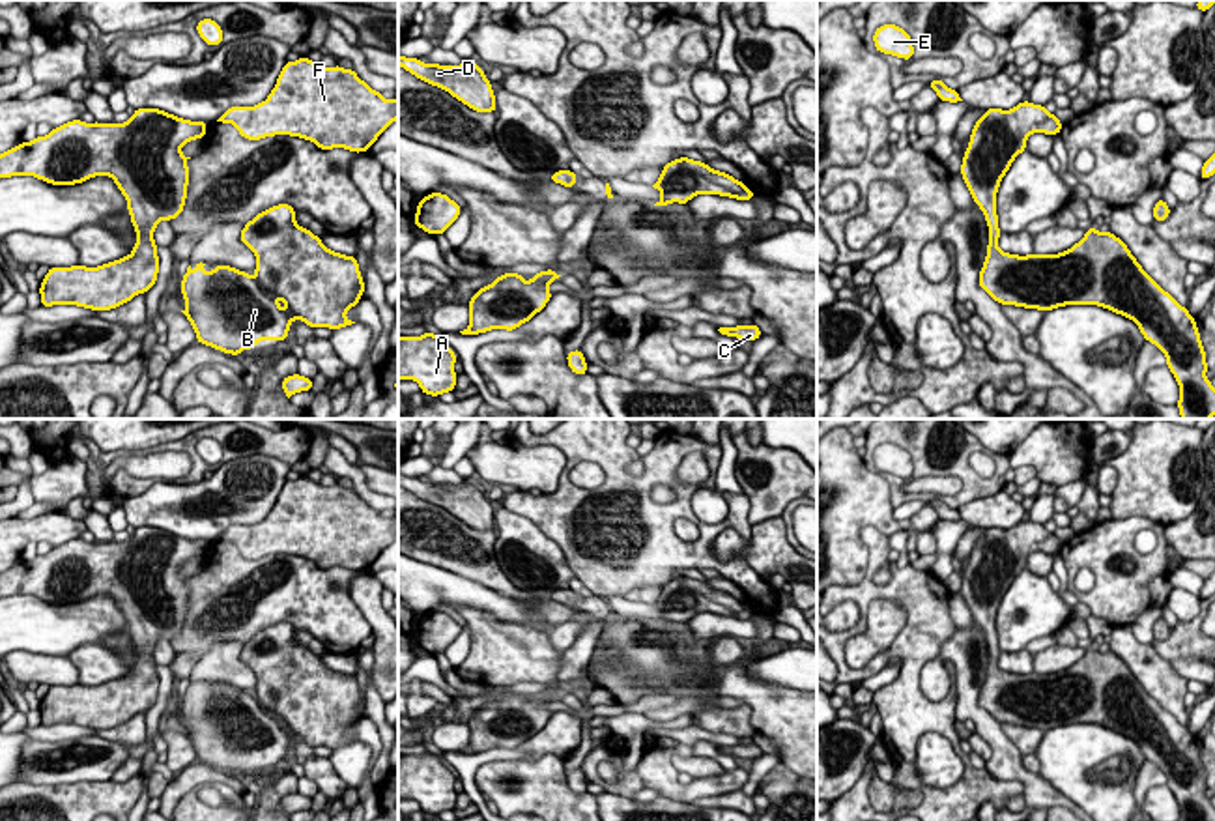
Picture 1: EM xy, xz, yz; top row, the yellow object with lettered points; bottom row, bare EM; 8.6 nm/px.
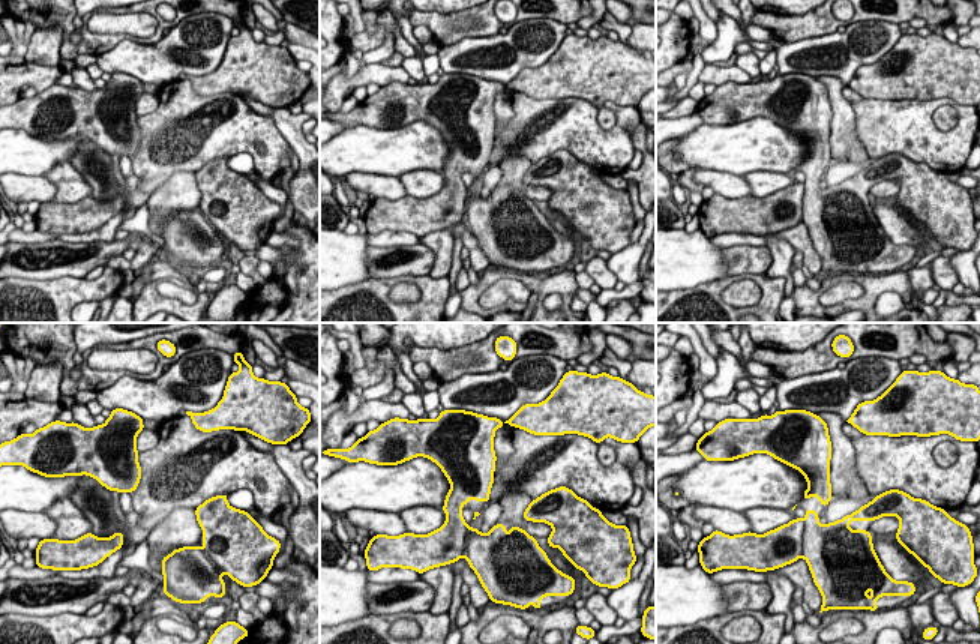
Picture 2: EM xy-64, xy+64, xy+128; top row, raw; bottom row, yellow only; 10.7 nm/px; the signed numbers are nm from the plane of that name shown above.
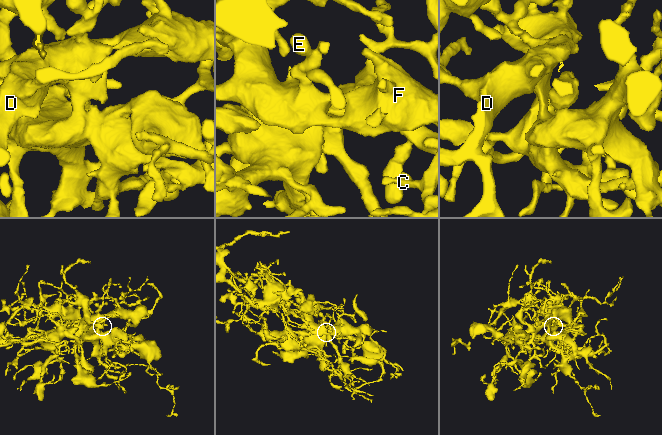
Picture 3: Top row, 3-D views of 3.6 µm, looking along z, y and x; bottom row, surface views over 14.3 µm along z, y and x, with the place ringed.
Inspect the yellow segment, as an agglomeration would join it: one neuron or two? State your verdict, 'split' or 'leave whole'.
leave whole

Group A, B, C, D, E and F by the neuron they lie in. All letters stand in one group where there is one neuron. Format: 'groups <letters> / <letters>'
groups A B C D E F

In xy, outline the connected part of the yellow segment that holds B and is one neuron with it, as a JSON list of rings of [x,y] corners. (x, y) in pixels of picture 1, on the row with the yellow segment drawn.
[[[277,204],[249,221],[239,239],[254,252],[258,264],[256,277],[232,266],[215,266],[209,273],[206,264],[187,267],[181,286],[185,309],[196,342],[239,355],[254,350],[262,340],[288,338],[293,320],[308,327],[340,329],[355,322],[346,312],[359,303],[364,292],[355,256],[346,256],[327,249],[318,236],[295,223],[295,209],[290,204]]]

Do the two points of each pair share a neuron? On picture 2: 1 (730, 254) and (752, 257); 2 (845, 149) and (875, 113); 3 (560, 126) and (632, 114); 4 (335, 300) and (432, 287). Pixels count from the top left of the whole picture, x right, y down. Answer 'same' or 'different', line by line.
1: same
2: different
3: same
4: same

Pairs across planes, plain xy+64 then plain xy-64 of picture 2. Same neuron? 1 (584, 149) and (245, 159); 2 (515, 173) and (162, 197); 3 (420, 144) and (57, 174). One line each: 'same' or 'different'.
1: different
2: same
3: different

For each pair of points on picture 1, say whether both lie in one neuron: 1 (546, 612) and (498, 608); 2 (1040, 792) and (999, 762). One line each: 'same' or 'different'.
1: same
2: same

